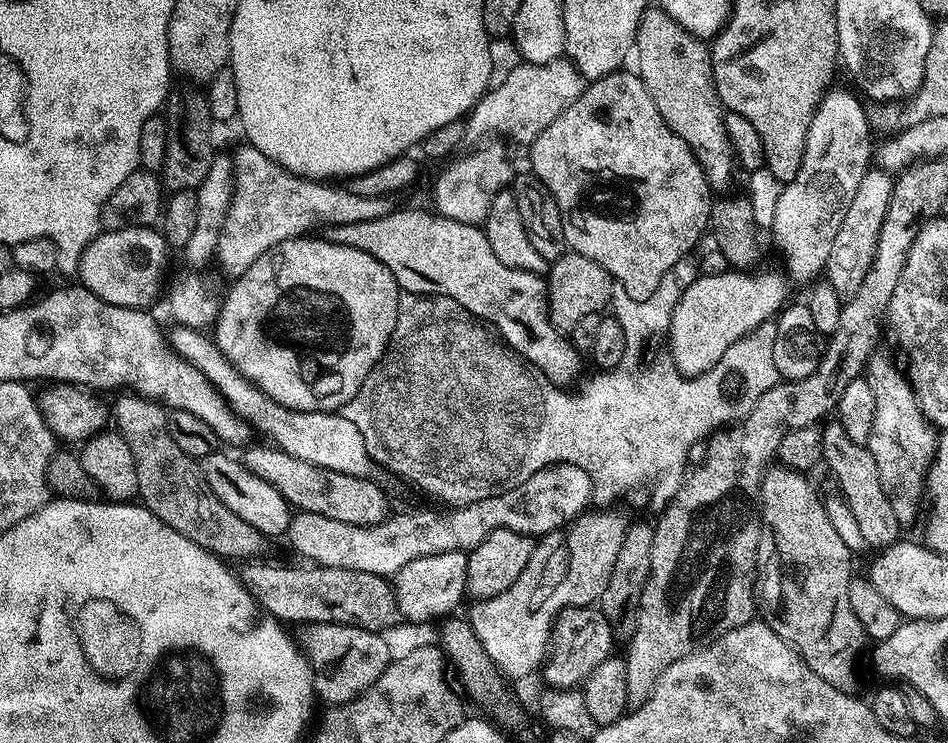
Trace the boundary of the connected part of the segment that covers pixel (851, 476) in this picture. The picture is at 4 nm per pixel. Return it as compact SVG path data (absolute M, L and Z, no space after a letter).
M839 422L828 423L822 428L823 463L828 464L829 470L836 475L836 480L840 483L840 492L844 495L843 503L846 509L854 514L869 549L889 548L901 539L902 526L898 522L898 517L894 515L894 509L890 507L890 498L886 498L886 490L882 490L882 482L878 482L878 466L874 463L874 454L870 454L865 445L854 442L854 438L850 438L850 434L842 430Z

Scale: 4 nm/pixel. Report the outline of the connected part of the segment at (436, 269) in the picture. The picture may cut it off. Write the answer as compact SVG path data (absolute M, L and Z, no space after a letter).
M404 208L401 212L390 210L382 218L370 222L327 229L326 236L336 244L354 246L370 254L370 258L378 258L378 262L394 274L396 285L404 292L454 298L454 302L470 310L470 314L491 325L505 344L538 366L538 370L557 386L568 386L579 374L577 345L548 316L545 277L526 270L514 270L514 266L501 262L494 250L490 250L483 227L458 222L432 210L423 212L420 208Z

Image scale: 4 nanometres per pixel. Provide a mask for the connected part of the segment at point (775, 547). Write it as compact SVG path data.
M769 467L760 483L760 541L756 559L756 599L758 612L765 624L778 634L796 653L822 678L830 682L839 692L855 693L856 663L860 651L866 645L862 622L854 615L850 606L850 582L854 575L853 552L847 548L842 537L834 530L829 509L820 501L809 477L793 468Z

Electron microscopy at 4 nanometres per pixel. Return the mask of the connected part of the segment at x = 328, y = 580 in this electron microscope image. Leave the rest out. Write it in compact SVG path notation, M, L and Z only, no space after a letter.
M244 562L239 565L238 577L240 583L243 584L249 594L256 600L257 604L268 612L274 619L281 622L287 622L289 625L296 624L295 626L303 626L305 624L353 624L362 630L370 630L371 632L383 633L384 628L392 628L396 624L396 620L401 619L400 611L396 605L396 593L393 585L389 583L385 577L378 574L366 574L362 570L342 570L341 568L321 568L319 566L304 566L308 568L279 568L276 564L256 564L260 562Z

